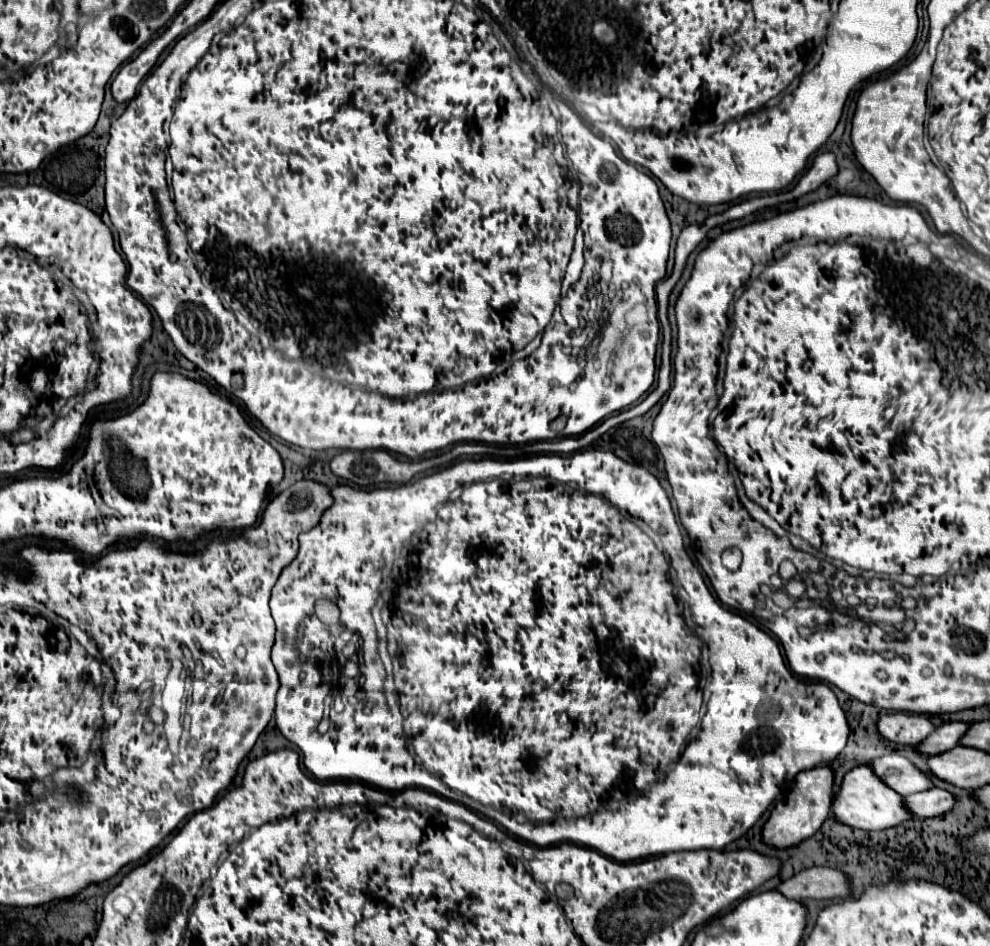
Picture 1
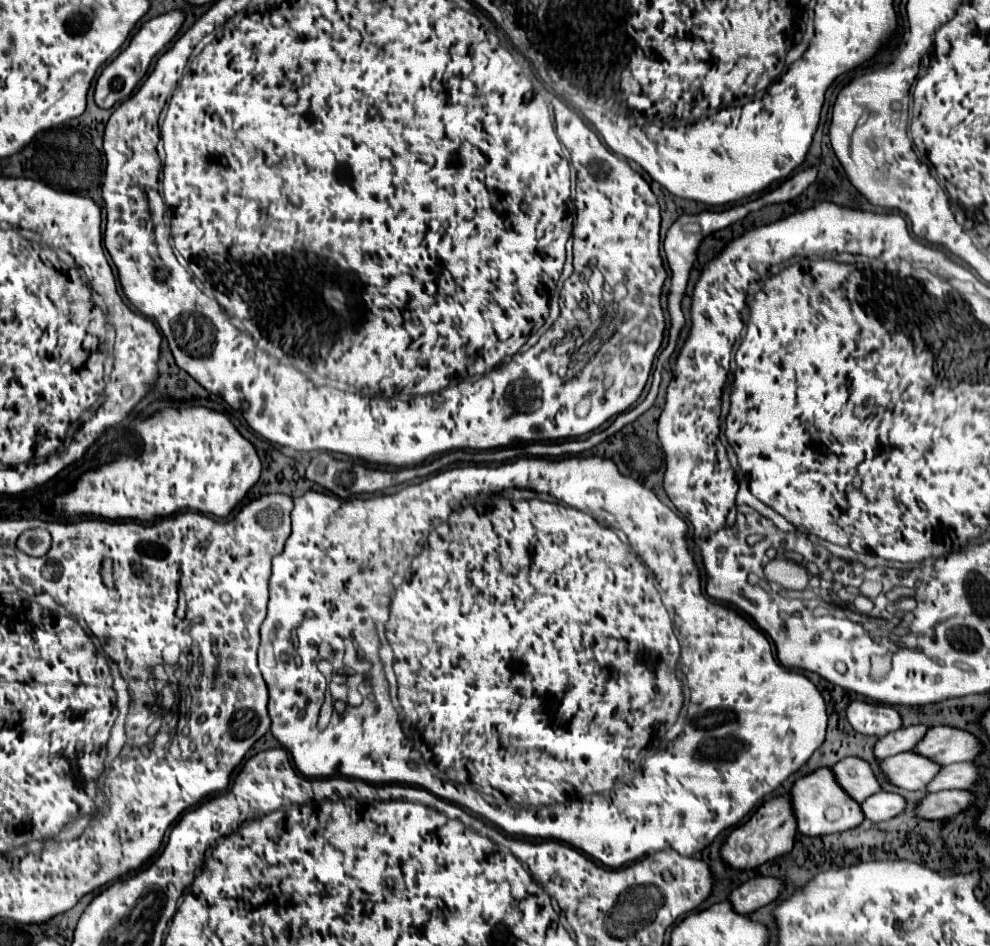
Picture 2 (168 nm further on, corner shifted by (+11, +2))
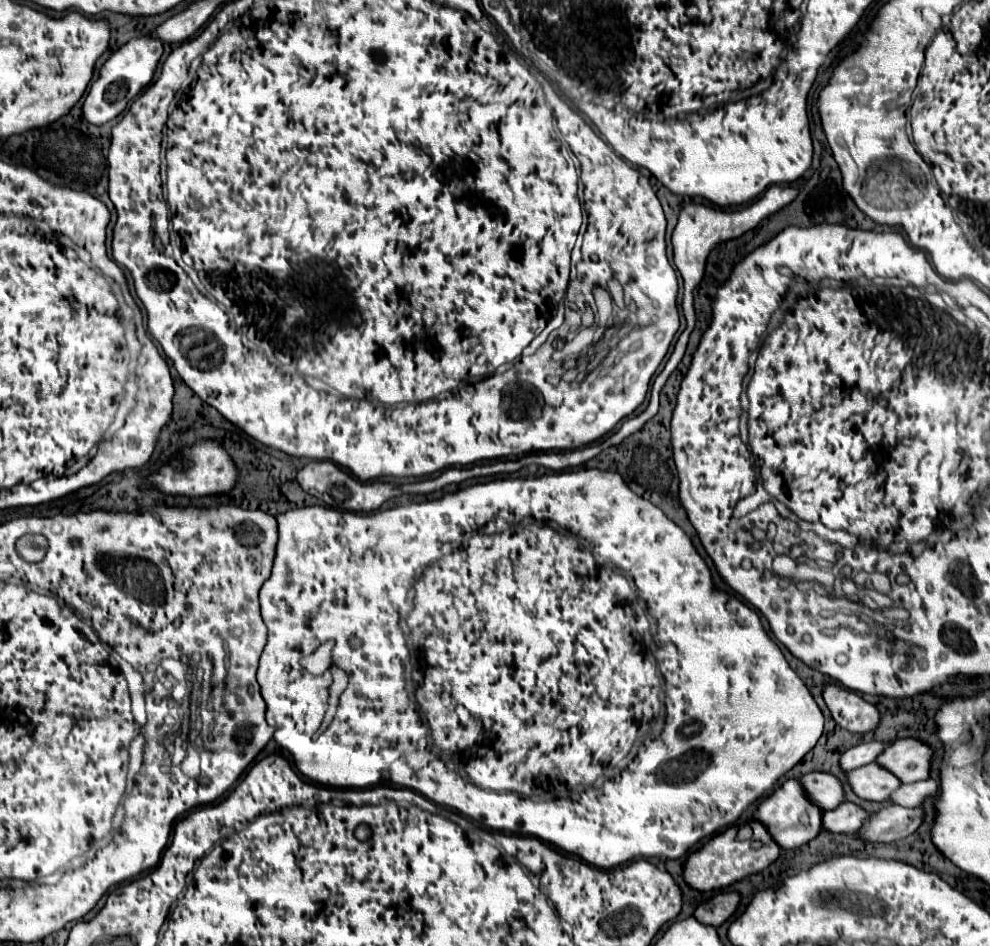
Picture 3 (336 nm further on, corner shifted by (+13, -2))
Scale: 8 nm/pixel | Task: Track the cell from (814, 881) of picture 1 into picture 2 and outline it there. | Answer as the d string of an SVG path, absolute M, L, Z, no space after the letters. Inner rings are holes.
M751 878L733 890L729 900L733 902L735 912L749 914L777 900L783 890L785 890L783 878Z

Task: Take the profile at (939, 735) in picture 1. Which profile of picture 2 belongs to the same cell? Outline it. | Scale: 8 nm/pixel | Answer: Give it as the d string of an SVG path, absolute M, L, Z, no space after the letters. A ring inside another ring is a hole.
M917 724L917 726L901 728L899 732L891 732L883 738L879 738L879 742L875 744L875 758L889 758L889 756L913 750L923 740L927 730L929 730L929 726Z

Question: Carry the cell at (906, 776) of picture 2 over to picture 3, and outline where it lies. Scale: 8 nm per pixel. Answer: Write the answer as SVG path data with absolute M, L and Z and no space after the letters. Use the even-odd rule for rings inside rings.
M877 764L847 772L847 784L853 794L873 802L885 802L891 792L901 786L901 782L891 772L885 772L885 768L877 768Z

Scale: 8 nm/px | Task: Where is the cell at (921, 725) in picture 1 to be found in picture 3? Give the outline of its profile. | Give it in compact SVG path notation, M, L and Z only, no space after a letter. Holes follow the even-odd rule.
M825 684L823 686L823 700L833 716L833 720L855 734L865 734L879 724L879 712L875 706L865 702L853 690Z

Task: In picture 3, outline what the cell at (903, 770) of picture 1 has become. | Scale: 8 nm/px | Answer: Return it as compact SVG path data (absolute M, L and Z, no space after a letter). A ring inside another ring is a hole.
M811 772L799 778L805 796L821 810L833 810L843 802L841 782L825 772Z

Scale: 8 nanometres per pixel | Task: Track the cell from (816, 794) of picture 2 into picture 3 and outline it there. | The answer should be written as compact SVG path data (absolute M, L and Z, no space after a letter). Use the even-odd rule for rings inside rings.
M787 780L783 782L781 788L777 788L771 796L767 796L759 808L753 814L753 820L761 822L767 832L771 834L771 838L785 850L789 848L797 848L807 844L809 840L813 840L819 832L821 832L821 816L823 812L815 806L809 804L809 800L805 800L805 794L801 792L801 786L797 780Z

